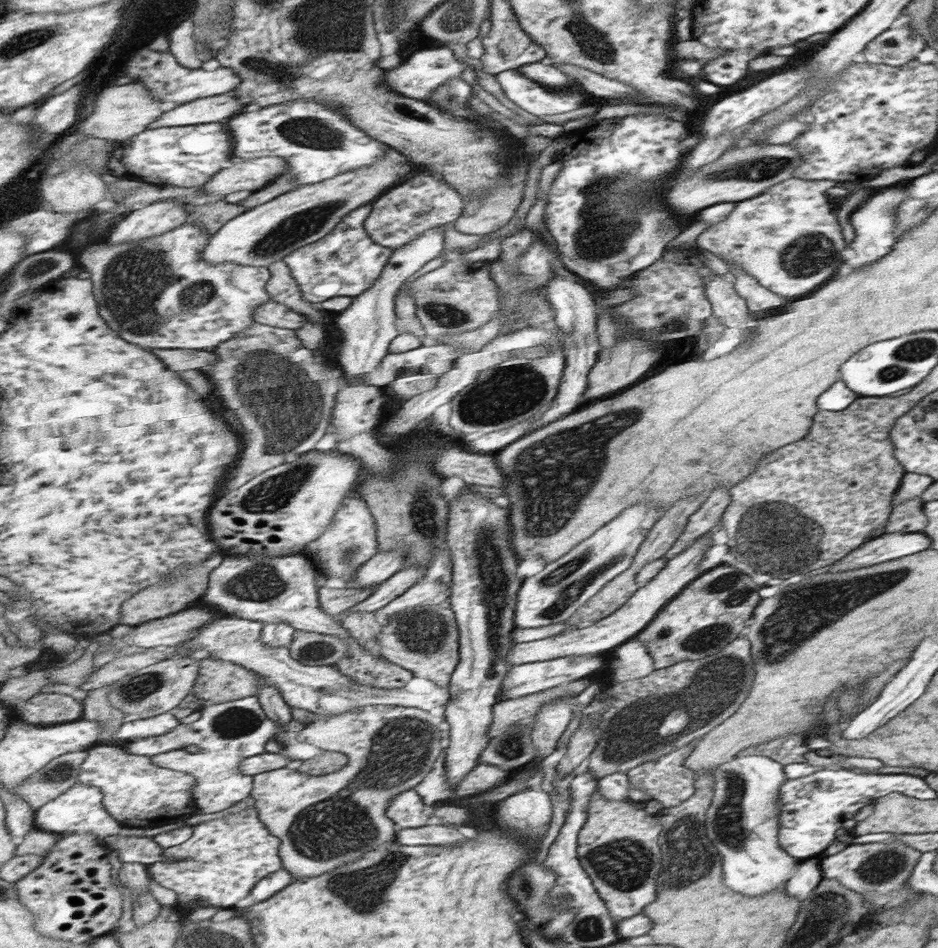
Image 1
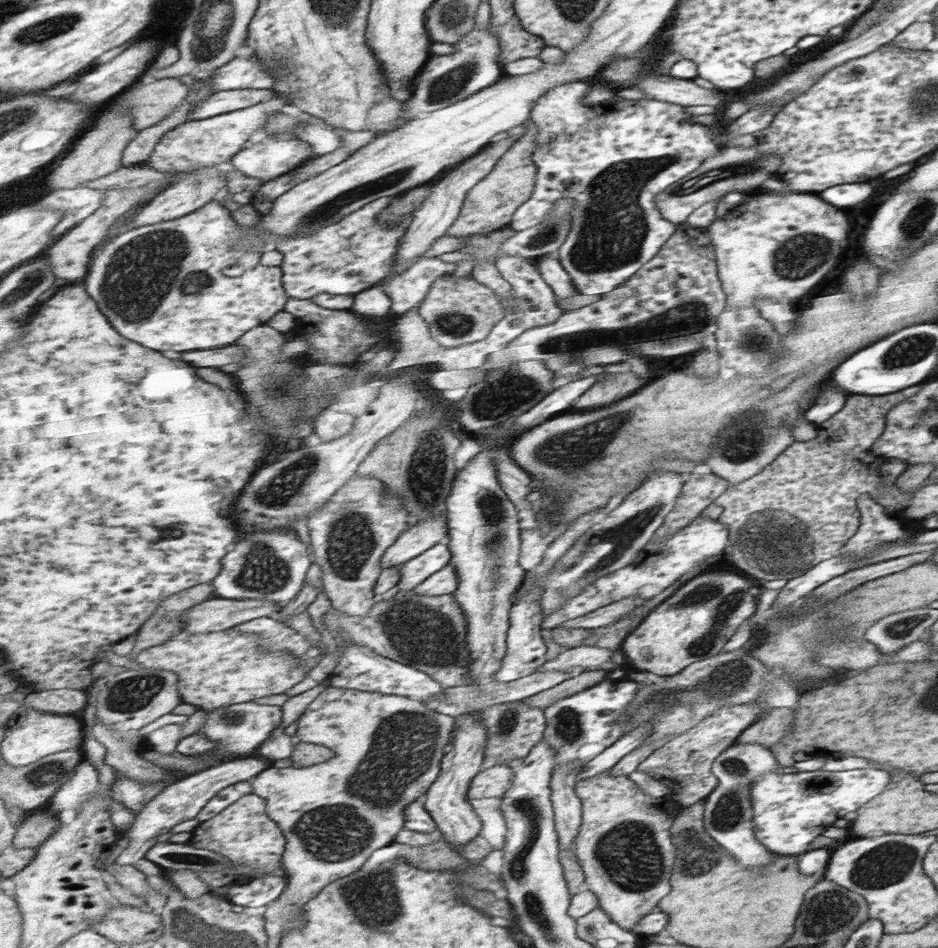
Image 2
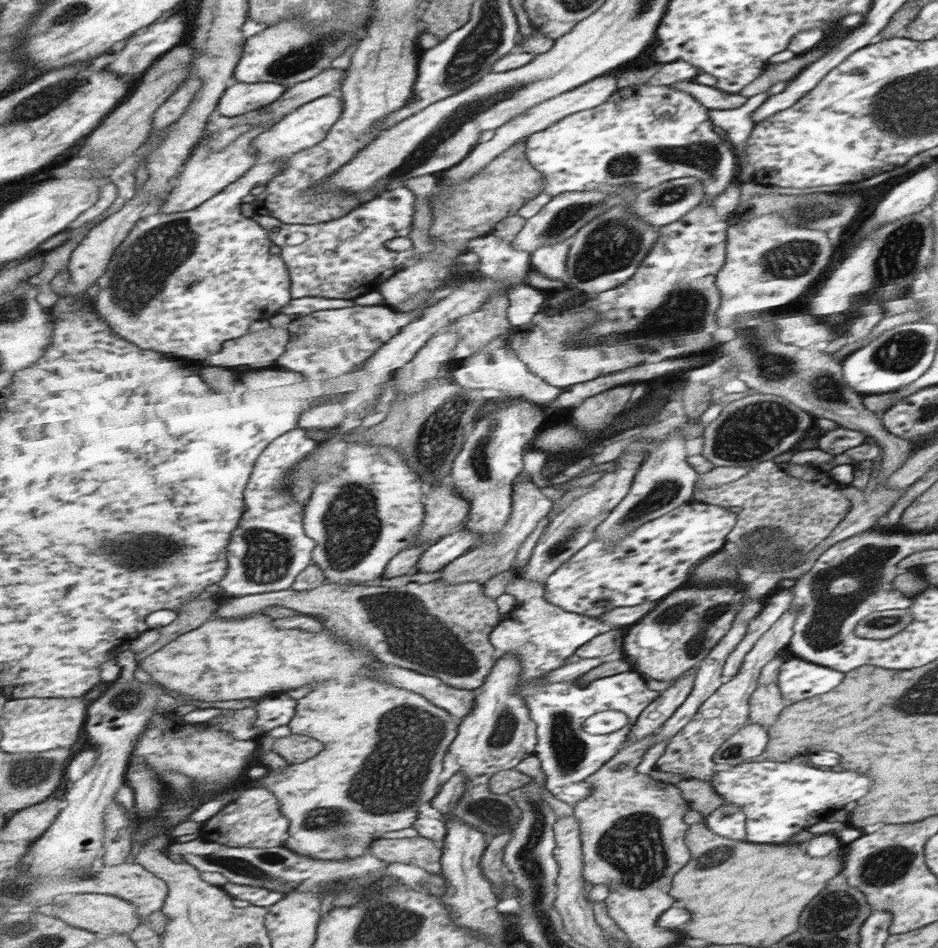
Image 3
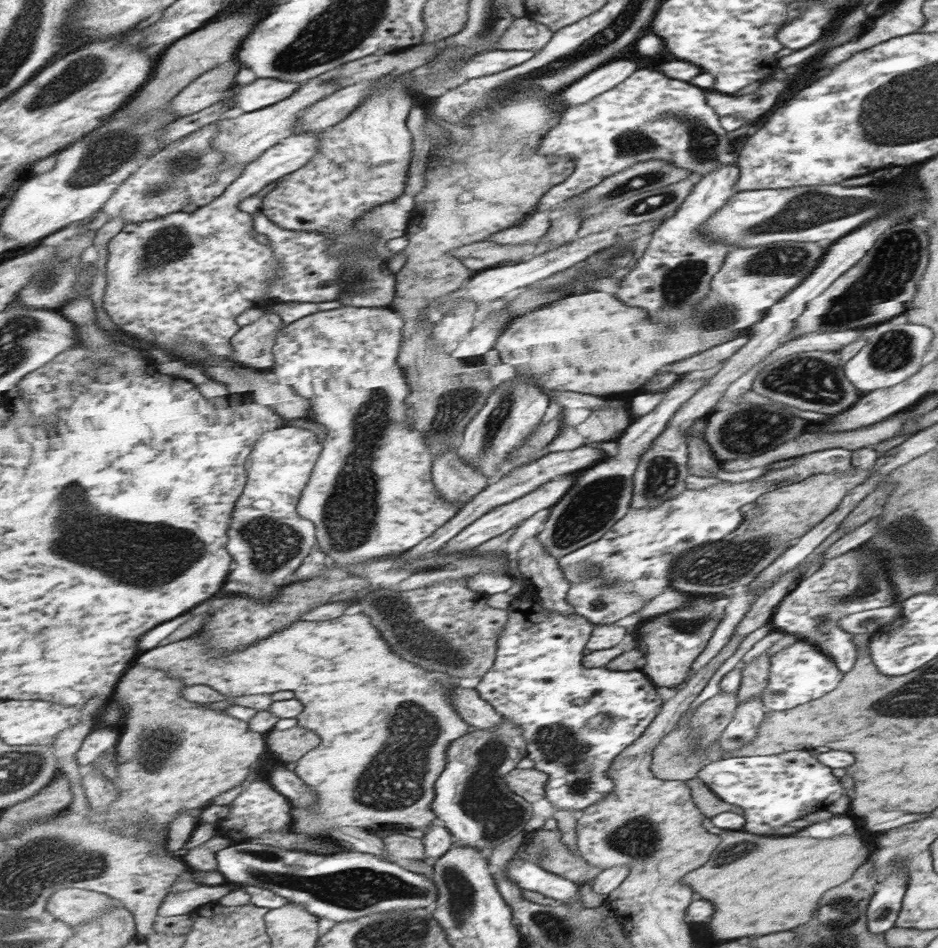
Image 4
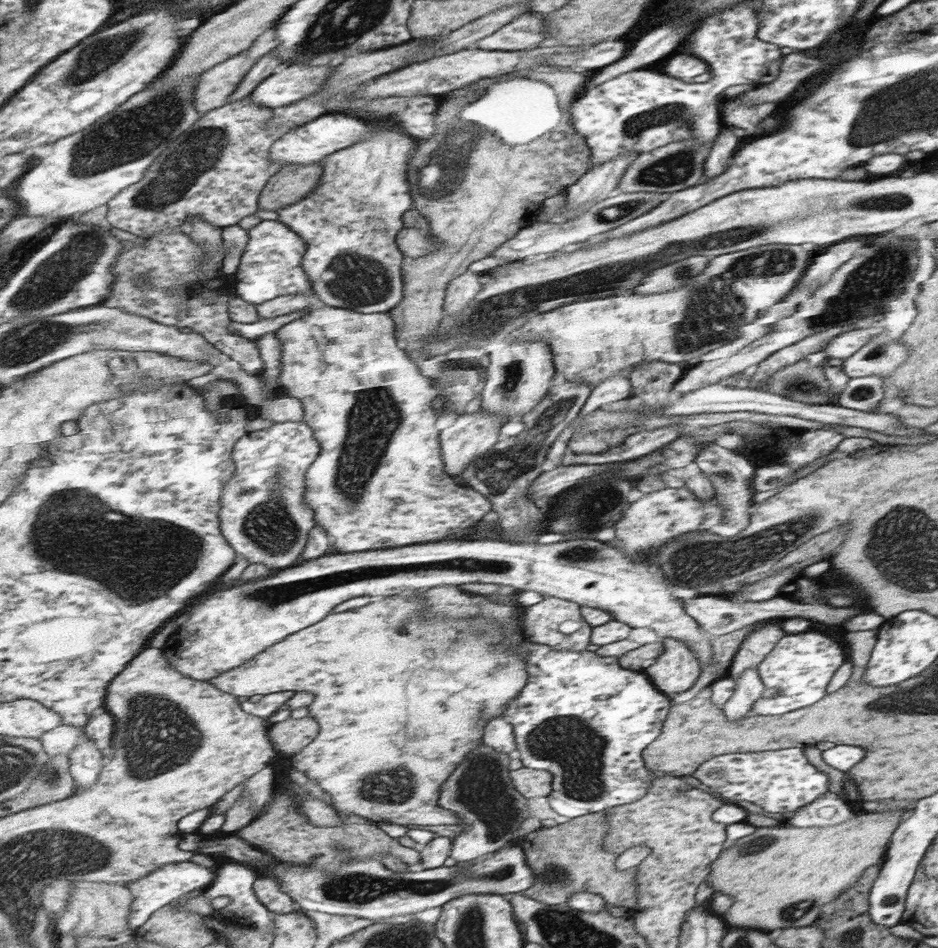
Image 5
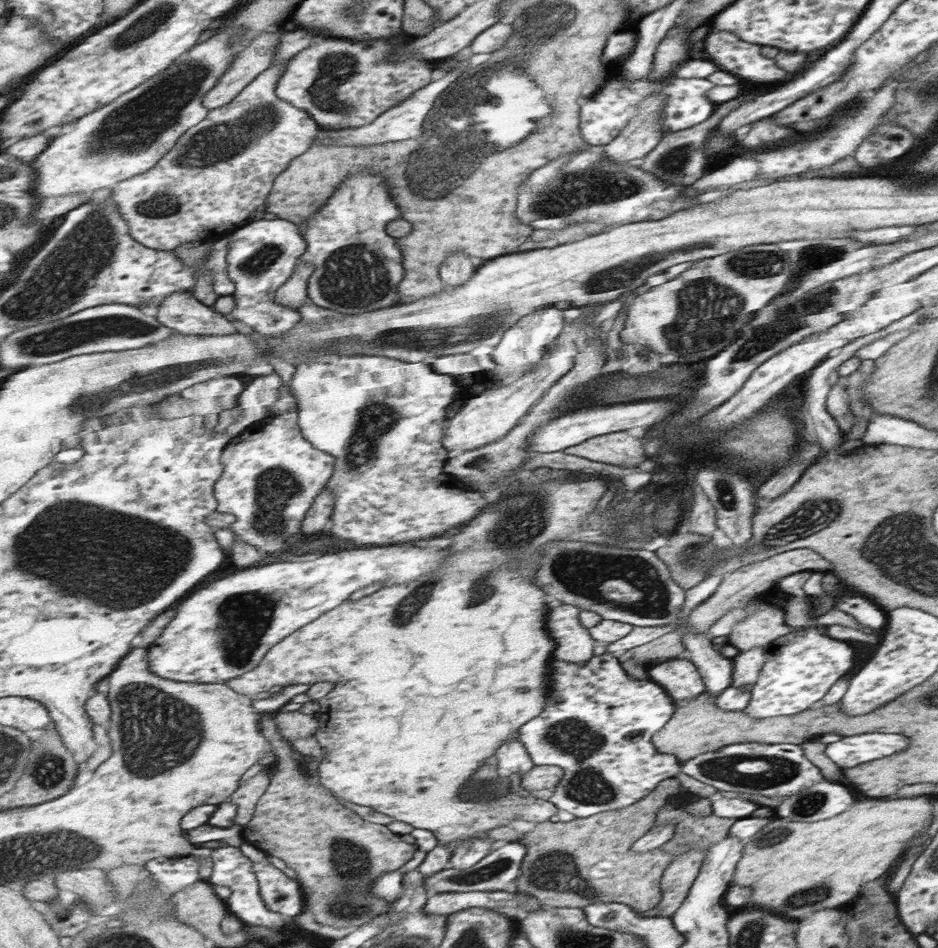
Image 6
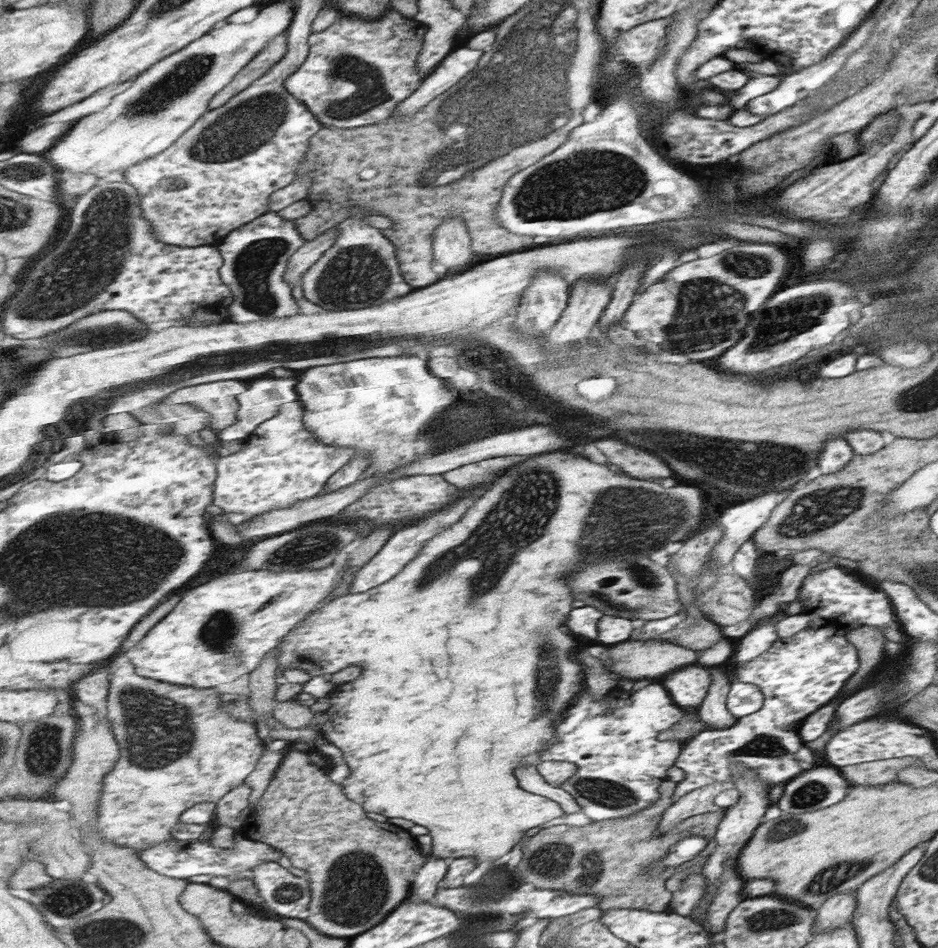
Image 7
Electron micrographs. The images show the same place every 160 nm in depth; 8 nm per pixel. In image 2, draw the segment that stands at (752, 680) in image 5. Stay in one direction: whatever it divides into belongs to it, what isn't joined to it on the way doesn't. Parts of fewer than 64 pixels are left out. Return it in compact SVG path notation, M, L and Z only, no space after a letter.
M733 742L720 752L711 763L710 771L718 778L717 786L703 799L704 830L717 844L721 844L729 854L743 866L763 866L769 862L771 852L767 852L754 837L752 826L751 798L748 788L755 777L765 773L785 773L788 769L776 764L771 751L759 743Z

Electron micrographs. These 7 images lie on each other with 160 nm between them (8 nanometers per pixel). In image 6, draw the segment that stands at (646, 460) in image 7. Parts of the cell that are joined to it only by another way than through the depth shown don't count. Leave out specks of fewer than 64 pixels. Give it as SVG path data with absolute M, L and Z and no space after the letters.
M629 432L595 436L573 448L567 448L564 452L581 458L587 456L587 460L613 464L613 466L637 466L645 460L641 440L633 438Z

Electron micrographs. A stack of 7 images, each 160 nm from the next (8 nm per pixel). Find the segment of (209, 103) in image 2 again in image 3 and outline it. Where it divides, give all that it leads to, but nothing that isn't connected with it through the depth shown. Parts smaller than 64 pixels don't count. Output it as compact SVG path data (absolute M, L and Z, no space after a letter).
M234 82L221 98L216 116L235 117L260 110L280 100L287 89L277 82L257 82L257 84Z

